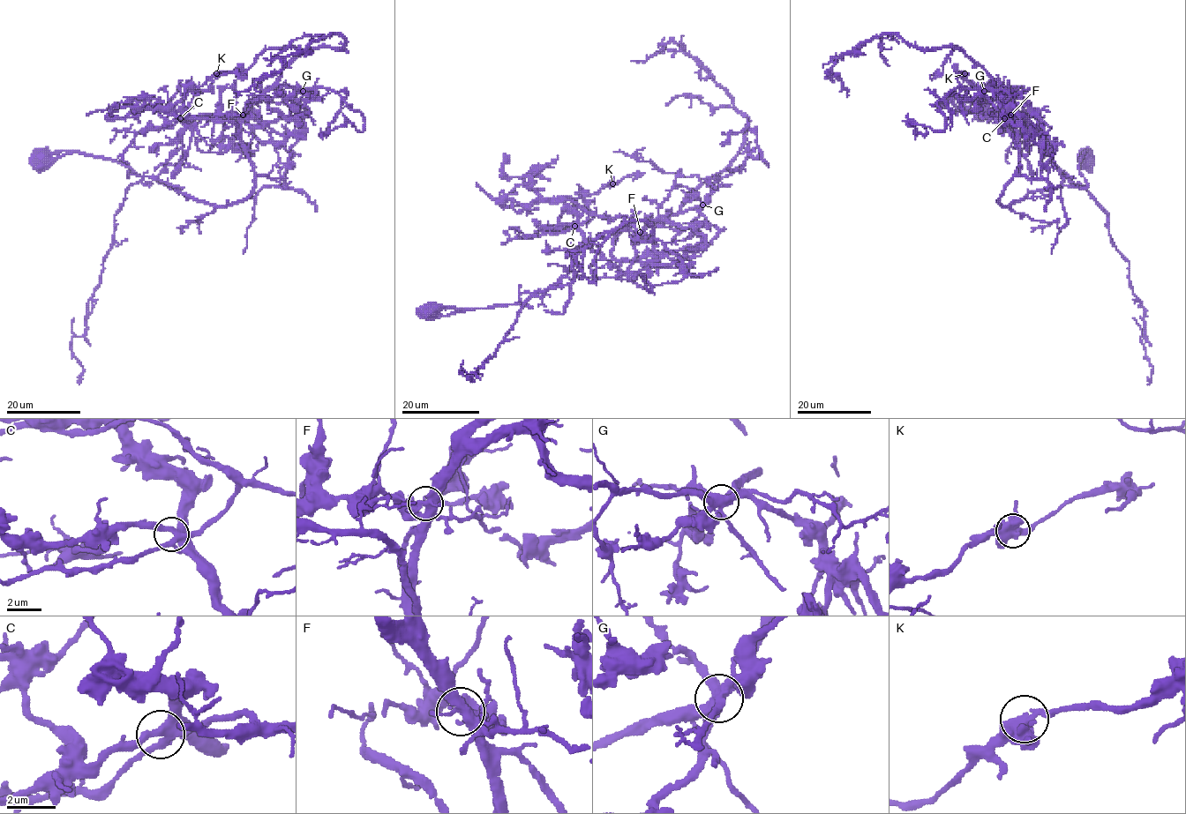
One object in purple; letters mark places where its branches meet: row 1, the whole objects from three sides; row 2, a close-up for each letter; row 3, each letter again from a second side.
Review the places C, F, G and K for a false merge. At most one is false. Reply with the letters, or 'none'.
none

